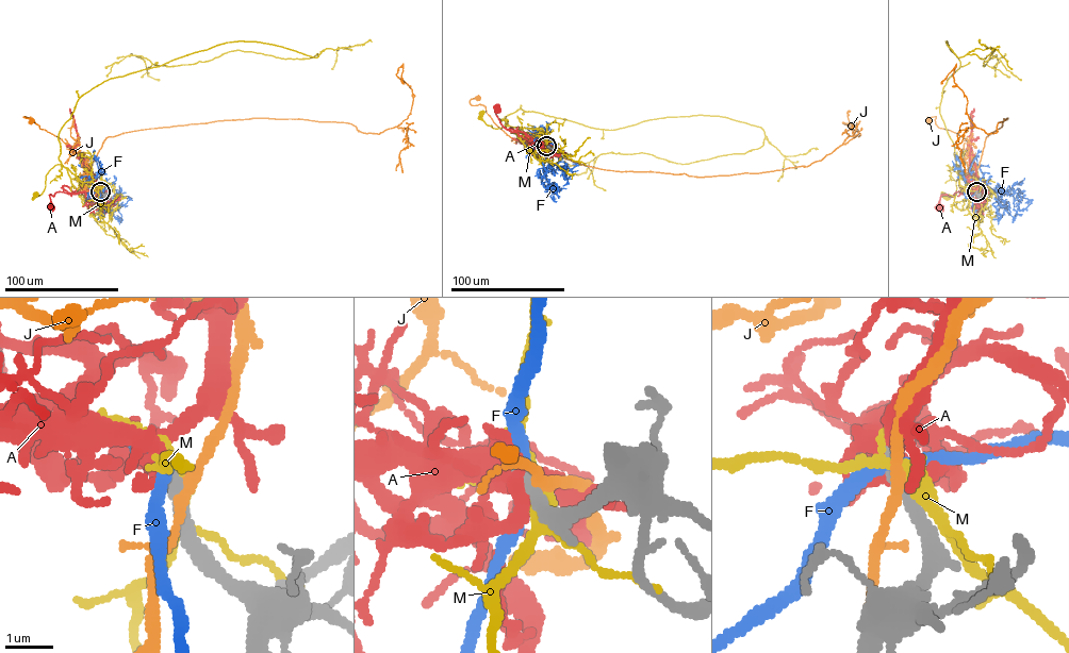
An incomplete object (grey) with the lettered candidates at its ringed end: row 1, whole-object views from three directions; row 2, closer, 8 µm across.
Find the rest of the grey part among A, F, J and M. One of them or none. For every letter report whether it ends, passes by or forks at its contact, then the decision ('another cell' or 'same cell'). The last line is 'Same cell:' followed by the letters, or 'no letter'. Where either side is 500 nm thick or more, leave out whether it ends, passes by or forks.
A: it forks | same cell
F: it passes by | another cell
J: it passes by | another cell
M: it forks | another cell
Same cell: A

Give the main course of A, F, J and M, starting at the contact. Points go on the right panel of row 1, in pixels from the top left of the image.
A: (976, 191), (942, 195), (941, 208)
F: (976, 191), (986, 185), (998, 191), (1008, 190), (1018, 201), (1019, 210), (1029, 205)
J: (976, 191), (981, 184), (971, 144), (952, 131), (939, 128), (936, 117), (927, 121)
M: (977, 191), (958, 184), (956, 164), (956, 194), (943, 195)

